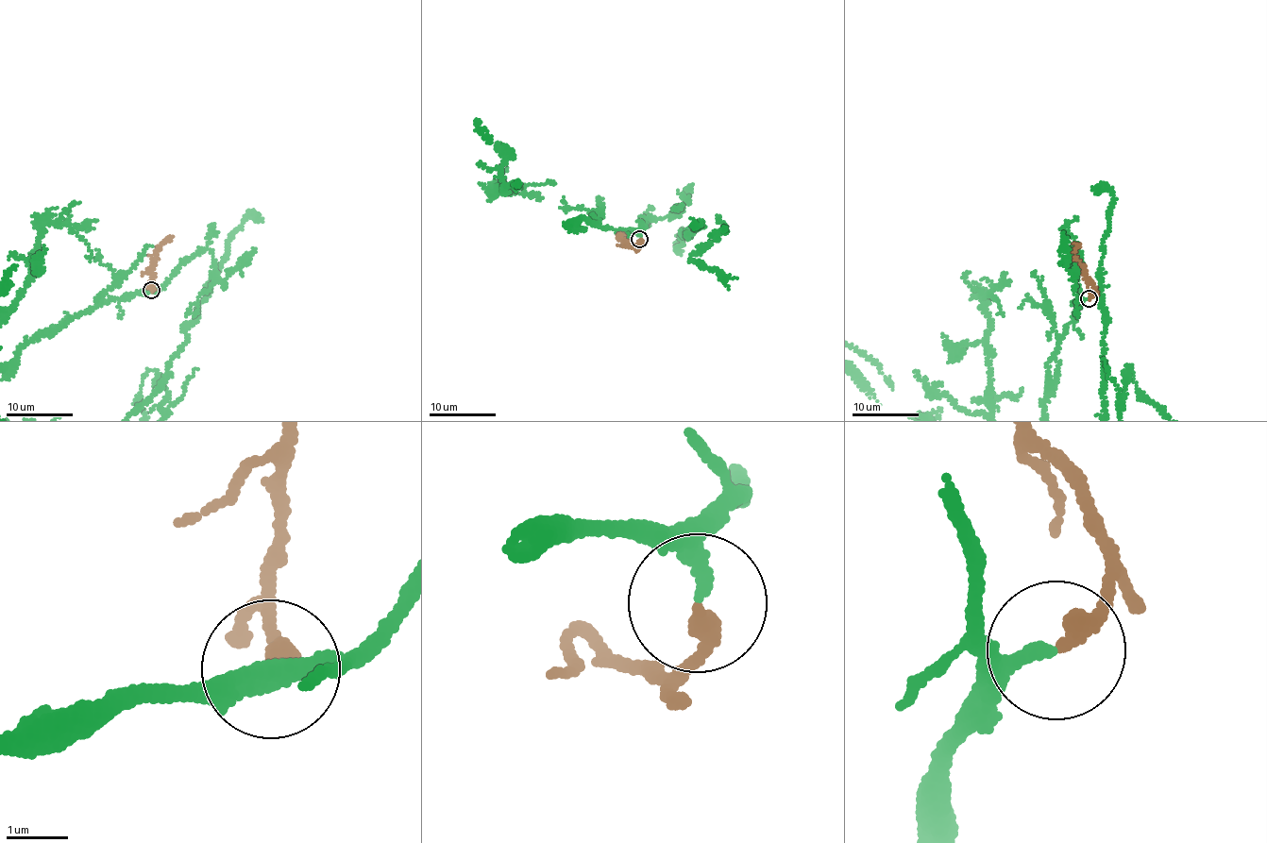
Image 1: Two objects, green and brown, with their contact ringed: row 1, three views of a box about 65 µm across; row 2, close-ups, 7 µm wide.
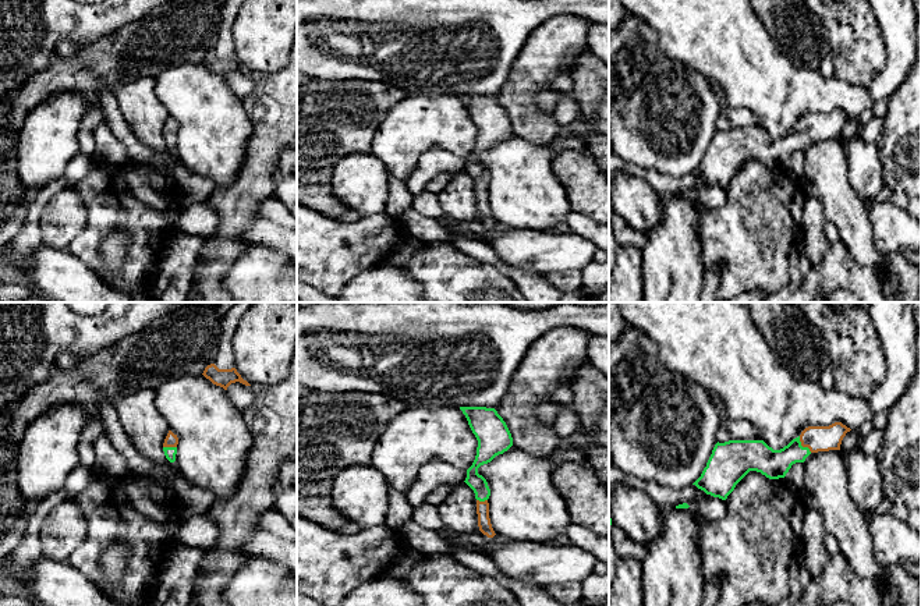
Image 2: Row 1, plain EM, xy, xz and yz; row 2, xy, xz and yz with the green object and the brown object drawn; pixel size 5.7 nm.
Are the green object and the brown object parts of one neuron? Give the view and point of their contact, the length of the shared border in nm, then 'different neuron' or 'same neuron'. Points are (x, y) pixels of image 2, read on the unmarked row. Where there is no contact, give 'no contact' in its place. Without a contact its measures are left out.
contact yz (801, 134); length 120 nm; same neuron

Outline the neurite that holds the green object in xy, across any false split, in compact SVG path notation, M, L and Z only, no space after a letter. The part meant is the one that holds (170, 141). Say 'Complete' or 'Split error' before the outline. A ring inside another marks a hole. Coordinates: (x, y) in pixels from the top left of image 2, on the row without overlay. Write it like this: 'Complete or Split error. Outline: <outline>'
Split error. Outline: M169 118L164 131L163 131L163 139L166 146L170 150L176 149L176 142L177 142L177 132L178 132L178 125L174 123L171 118Z

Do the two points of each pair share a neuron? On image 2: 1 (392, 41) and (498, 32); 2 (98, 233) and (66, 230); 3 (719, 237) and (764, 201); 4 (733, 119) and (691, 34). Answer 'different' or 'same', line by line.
1: same
2: different
3: same
4: different

